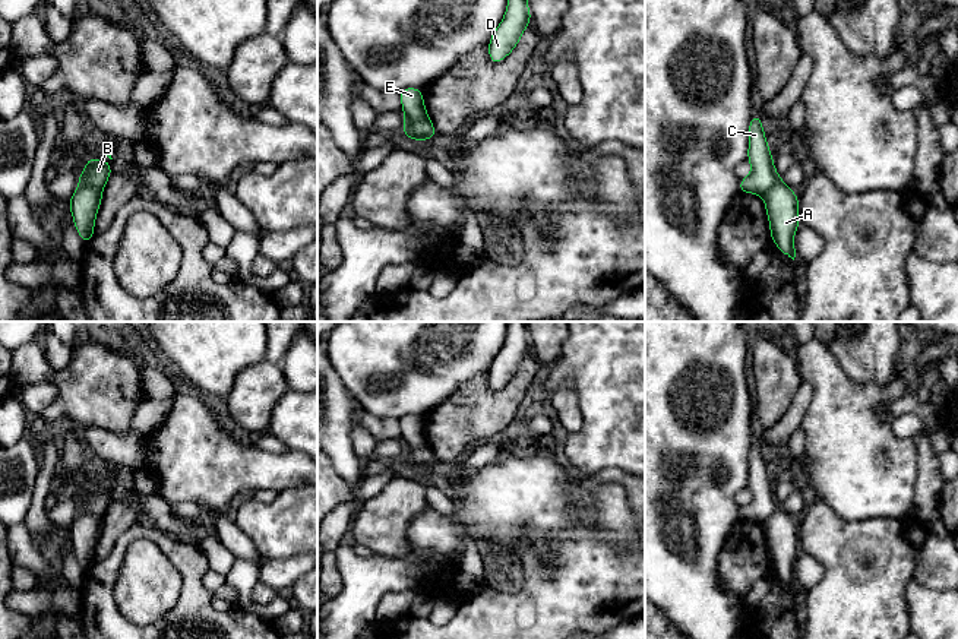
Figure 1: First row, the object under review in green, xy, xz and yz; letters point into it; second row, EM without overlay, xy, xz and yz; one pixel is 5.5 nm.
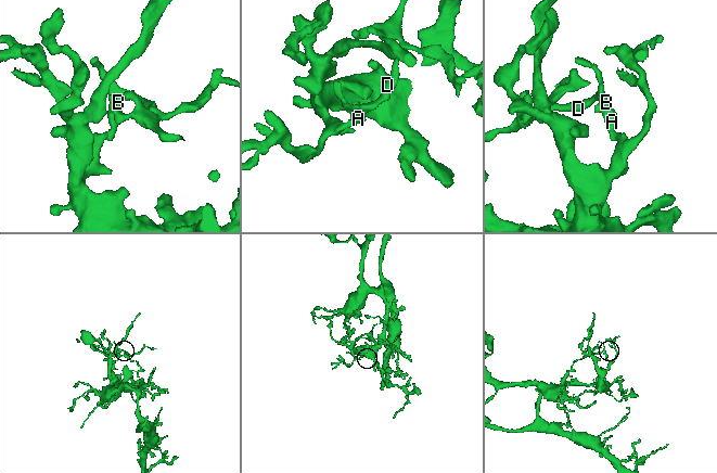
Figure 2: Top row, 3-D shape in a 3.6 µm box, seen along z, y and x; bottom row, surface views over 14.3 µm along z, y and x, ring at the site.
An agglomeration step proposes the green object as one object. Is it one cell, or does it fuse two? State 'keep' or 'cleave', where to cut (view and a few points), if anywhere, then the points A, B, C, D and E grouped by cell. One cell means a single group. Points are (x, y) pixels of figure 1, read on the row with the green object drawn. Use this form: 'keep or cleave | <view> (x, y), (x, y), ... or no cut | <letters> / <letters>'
cleave | xy (79, 183), (103, 187) | A / B C D E

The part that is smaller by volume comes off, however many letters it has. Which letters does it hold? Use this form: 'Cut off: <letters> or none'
Cut off: B, C, D, E

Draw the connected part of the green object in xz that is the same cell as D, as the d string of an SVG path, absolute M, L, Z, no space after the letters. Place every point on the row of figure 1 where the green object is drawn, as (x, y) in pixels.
M508 0L505 18L489 42L489 56L493 64L500 63L513 51L529 22L528 0Z

